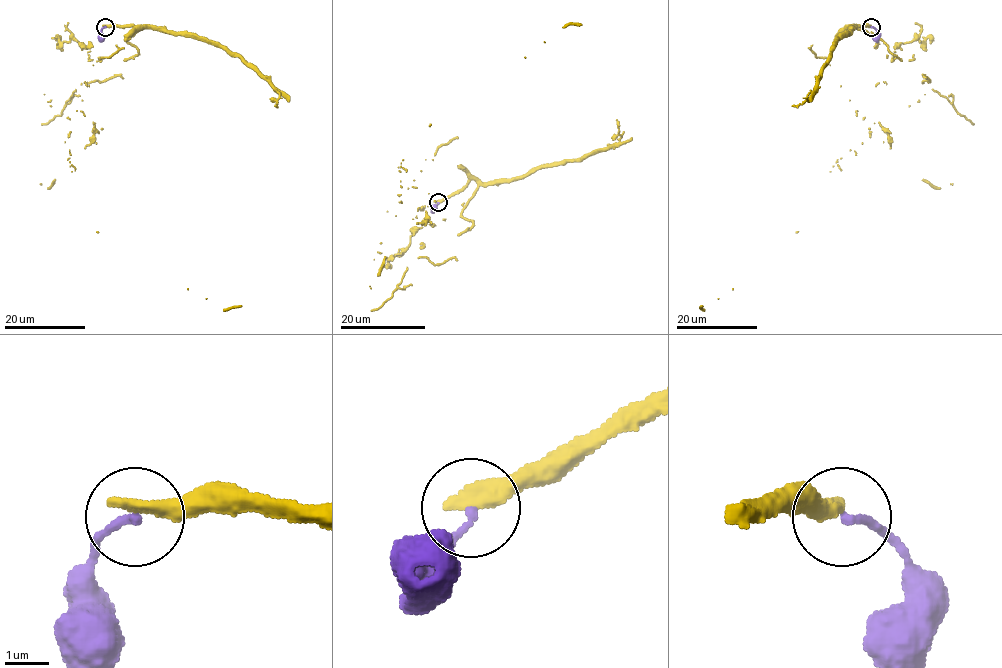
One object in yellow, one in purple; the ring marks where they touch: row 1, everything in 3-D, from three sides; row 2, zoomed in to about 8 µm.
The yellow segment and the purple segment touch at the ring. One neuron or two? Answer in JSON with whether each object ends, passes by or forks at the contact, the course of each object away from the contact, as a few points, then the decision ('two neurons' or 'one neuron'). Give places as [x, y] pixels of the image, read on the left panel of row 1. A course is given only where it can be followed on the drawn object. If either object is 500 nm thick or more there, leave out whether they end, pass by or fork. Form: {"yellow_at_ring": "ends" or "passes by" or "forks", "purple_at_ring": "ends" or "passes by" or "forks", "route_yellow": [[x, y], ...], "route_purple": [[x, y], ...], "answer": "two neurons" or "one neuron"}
{"yellow_at_ring": "ends", "purple_at_ring": "ends", "route_yellow": [[105, 26], [134, 27], [118, 49], [93, 65], [69, 118], [67, 159], [97, 231], [224, 309], [241, 306]], "route_purple": [[105, 26], [101, 30], [102, 41]], "answer": "two neurons"}

